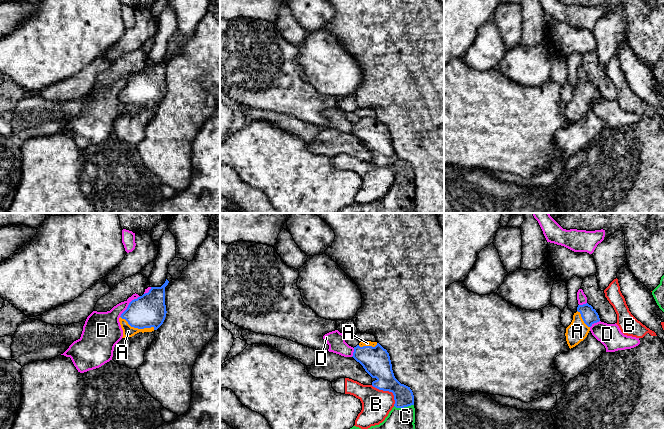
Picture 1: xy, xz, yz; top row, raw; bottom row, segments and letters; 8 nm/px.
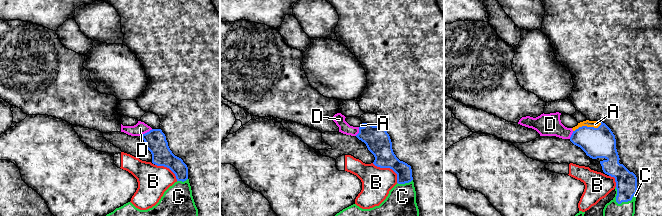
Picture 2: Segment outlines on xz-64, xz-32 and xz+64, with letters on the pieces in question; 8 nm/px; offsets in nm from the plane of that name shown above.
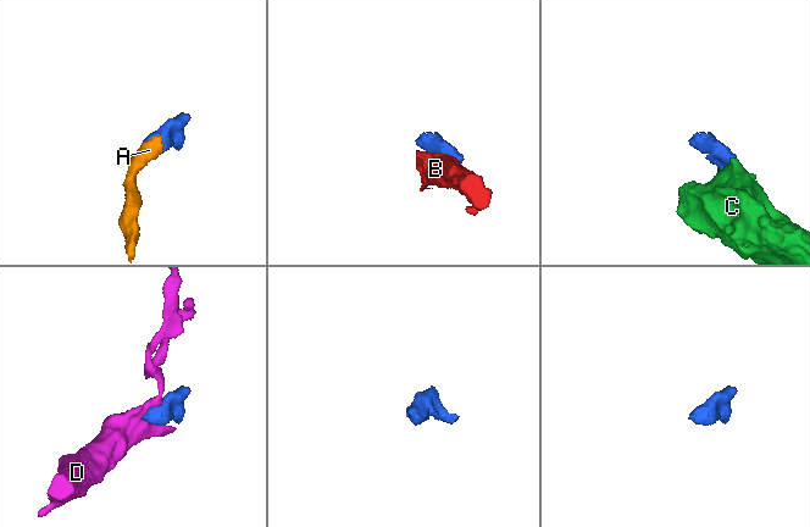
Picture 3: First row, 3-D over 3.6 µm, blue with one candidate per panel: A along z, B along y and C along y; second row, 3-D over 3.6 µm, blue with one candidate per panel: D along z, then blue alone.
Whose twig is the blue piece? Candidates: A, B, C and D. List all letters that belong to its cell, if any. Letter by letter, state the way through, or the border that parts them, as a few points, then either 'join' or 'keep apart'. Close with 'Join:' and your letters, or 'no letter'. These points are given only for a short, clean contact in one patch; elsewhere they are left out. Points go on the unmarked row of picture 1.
A: way xy (149, 86), (137, 98), (137, 103), (132, 103), (128, 107); join
B: keep apart
C: join
D: border xy (140, 72), (133, 75), (119, 92); keep apart
Join: A, C

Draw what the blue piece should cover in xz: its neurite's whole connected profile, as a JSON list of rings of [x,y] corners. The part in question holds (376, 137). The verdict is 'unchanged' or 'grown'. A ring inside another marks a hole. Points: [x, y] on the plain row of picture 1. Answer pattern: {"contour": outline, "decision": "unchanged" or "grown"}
{"contour": [[[365,117],[354,123],[352,133],[376,155],[373,163],[393,169],[395,180],[379,201],[368,205],[353,202],[338,213],[415,213],[414,171],[395,154],[387,126],[377,118]]], "decision": "grown"}

